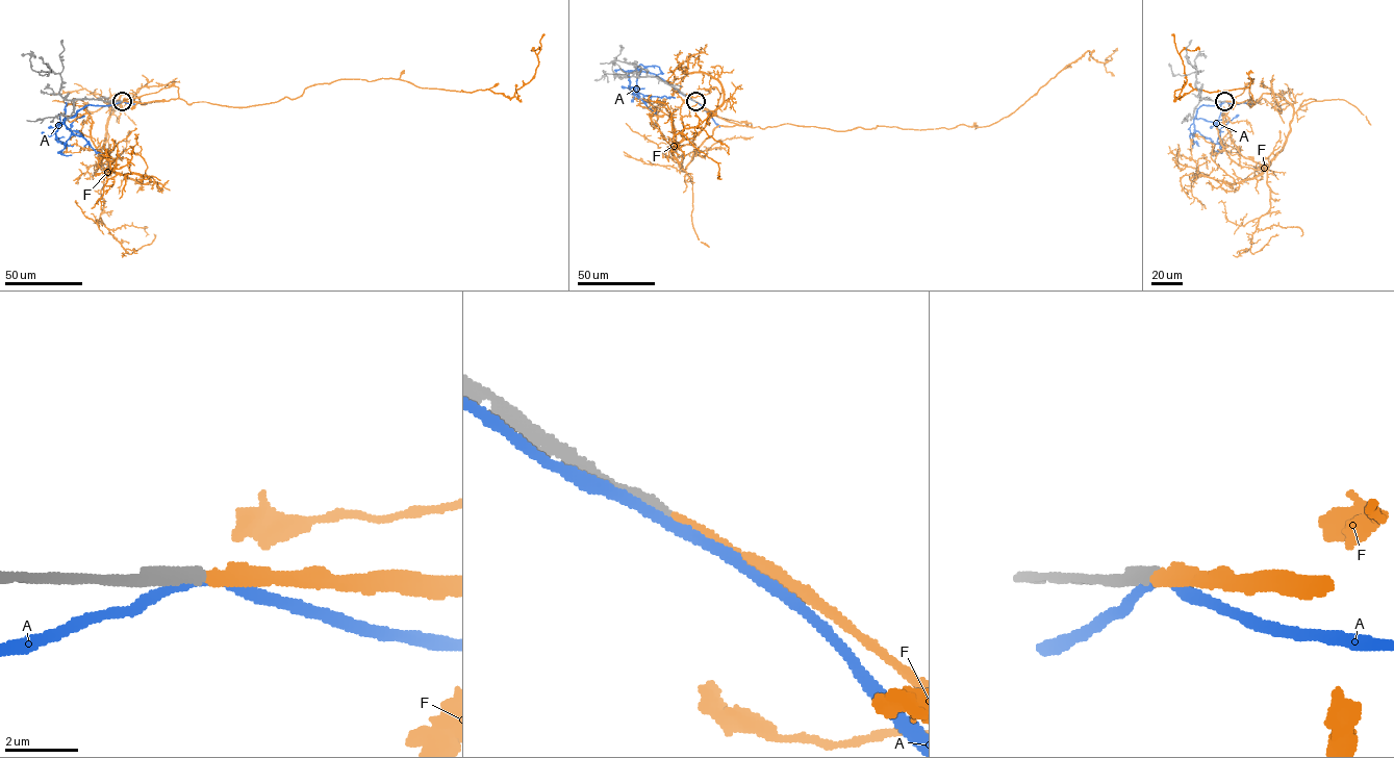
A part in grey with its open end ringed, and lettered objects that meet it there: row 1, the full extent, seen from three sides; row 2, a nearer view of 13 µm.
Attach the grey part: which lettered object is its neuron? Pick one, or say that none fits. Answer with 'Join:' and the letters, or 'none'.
Join: F

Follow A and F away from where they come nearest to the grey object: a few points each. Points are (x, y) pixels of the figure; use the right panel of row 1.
A: (1224, 101), (1217, 105), (1201, 105), (1194, 120), (1195, 130), (1222, 147), (1212, 154)
F: (1224, 101), (1251, 98), (1251, 107), (1253, 78), (1245, 87), (1174, 95), (1187, 80), (1180, 52), (1199, 49)

